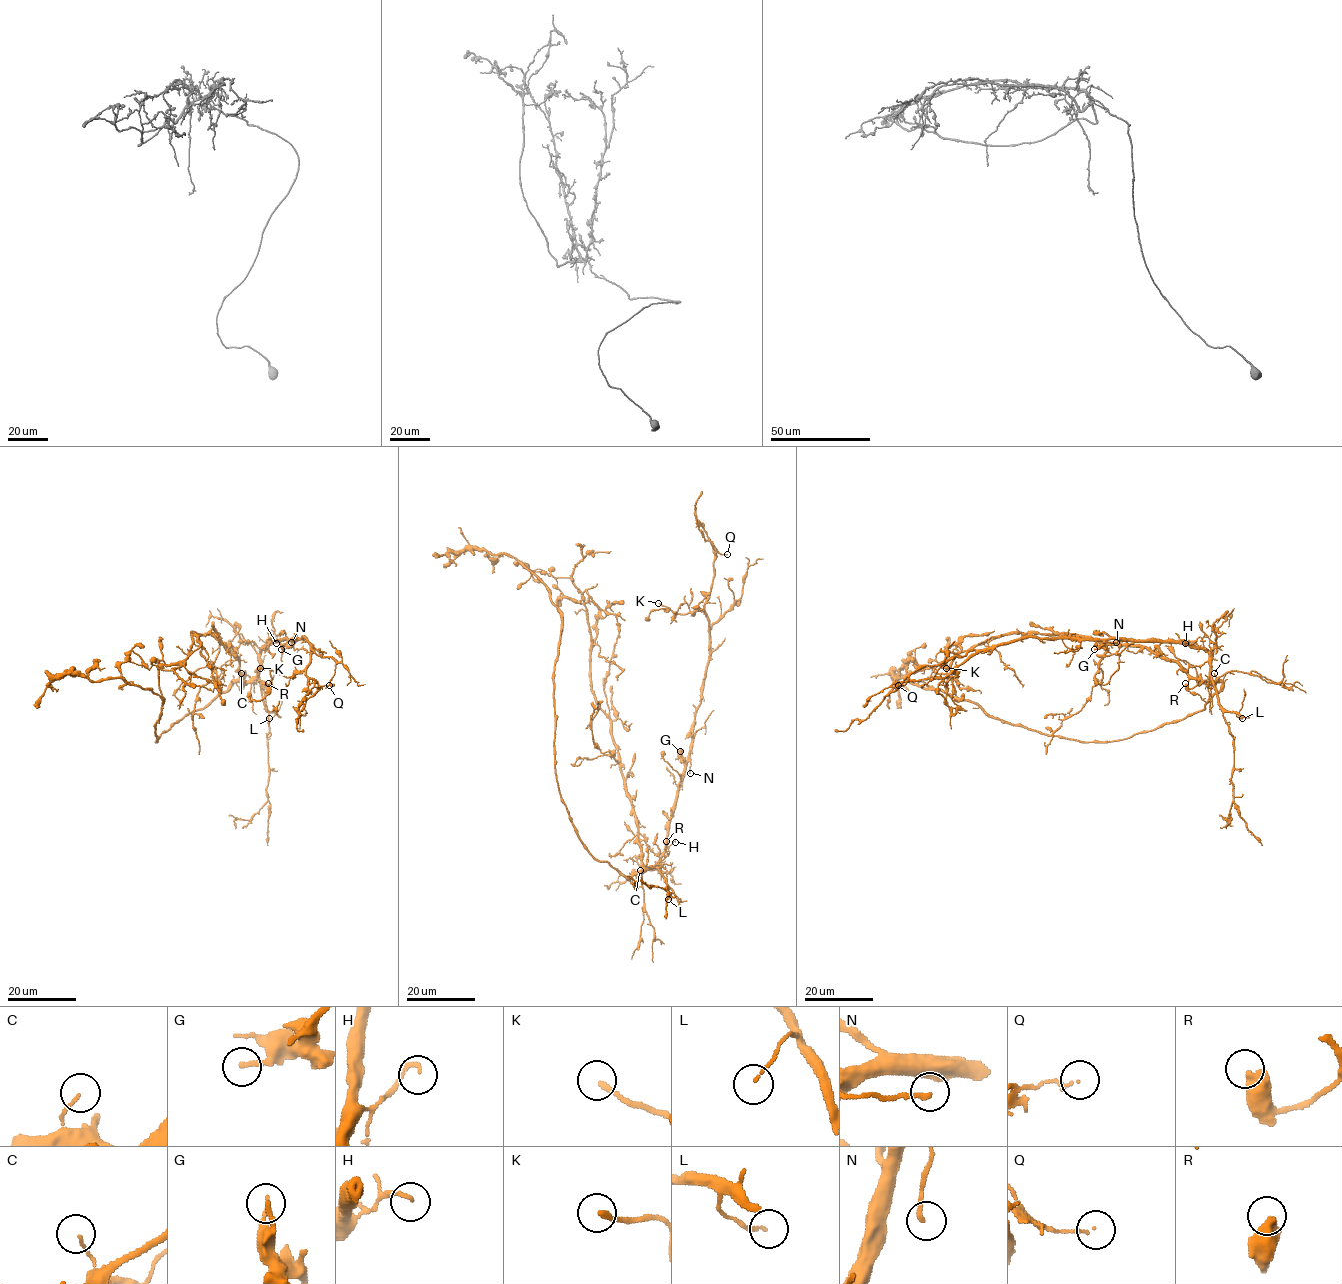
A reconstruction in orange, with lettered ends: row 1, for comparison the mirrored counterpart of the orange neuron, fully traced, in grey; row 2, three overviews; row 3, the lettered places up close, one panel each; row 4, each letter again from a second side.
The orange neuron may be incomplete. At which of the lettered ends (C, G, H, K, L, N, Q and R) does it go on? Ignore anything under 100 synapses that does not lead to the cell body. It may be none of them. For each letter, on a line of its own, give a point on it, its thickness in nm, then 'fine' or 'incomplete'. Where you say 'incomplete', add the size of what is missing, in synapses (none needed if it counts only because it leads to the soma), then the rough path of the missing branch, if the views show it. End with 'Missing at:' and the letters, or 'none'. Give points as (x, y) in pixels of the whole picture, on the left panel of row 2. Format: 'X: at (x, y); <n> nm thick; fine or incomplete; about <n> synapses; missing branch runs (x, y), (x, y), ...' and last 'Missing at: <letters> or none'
C: at (241, 673); 90 nm thick; fine
G: at (281, 649); 190 nm thick; fine
H: at (276, 643); 140 nm thick; fine
K: at (260, 668); 190 nm thick; fine
L: at (269, 718); 100 nm thick; fine
N: at (291, 642); 160 nm thick; fine
Q: at (329, 685); 90 nm thick; fine
R: at (268, 683); 550 nm thick; fine
Missing at: none

